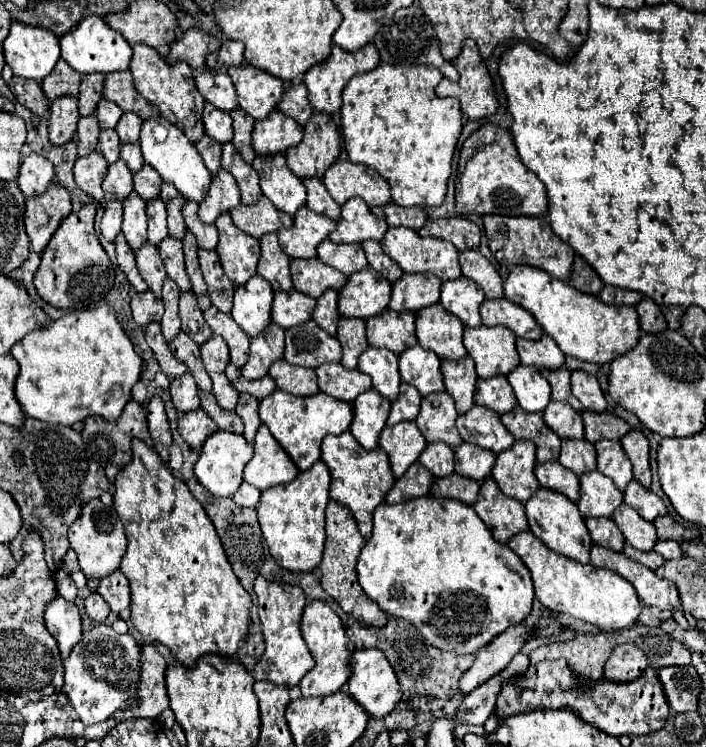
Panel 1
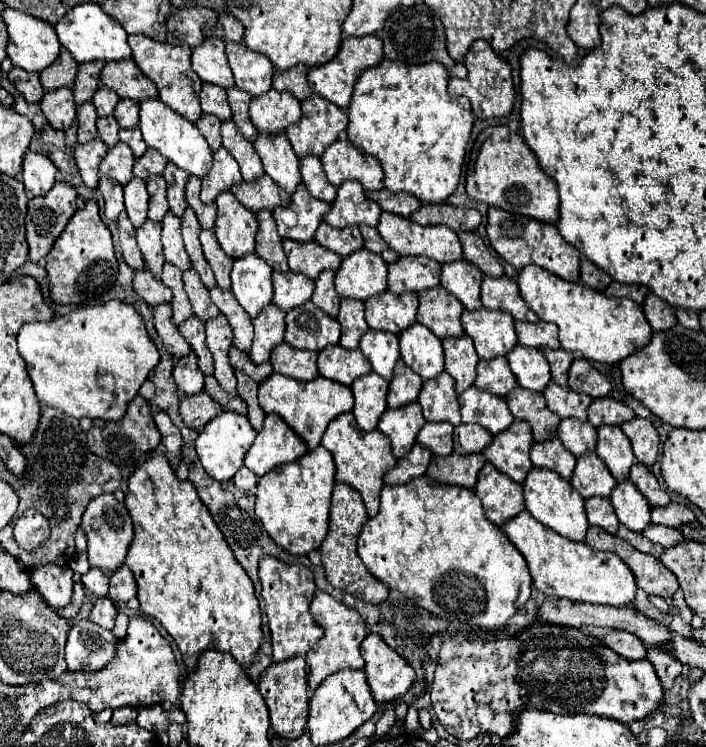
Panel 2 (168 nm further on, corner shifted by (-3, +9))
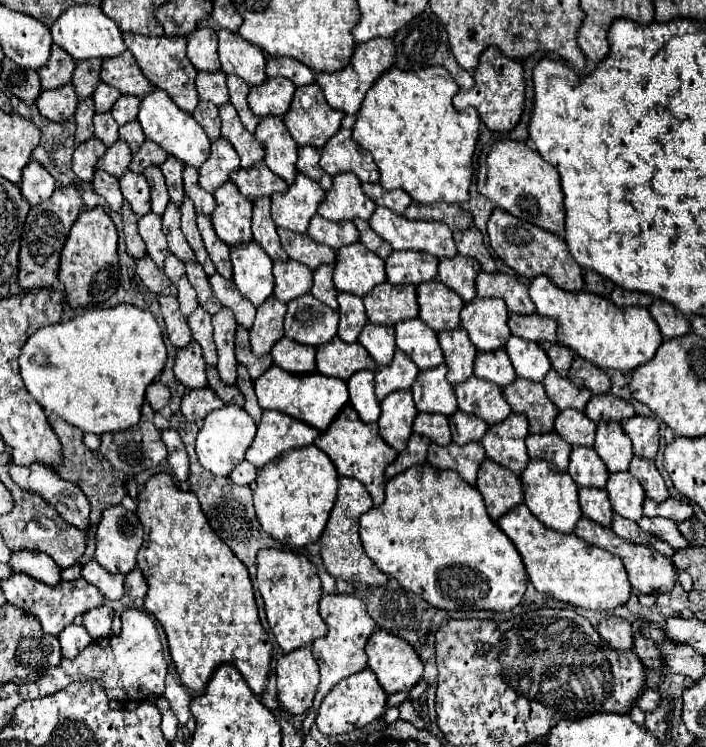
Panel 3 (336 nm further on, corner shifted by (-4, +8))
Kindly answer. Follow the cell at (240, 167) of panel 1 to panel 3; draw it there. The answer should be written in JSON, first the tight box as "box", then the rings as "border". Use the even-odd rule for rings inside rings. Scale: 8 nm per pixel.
{"box":[221,103,263,169],"border":[[[231,103],[221,109],[221,133],[235,147],[235,151],[239,153],[243,169],[251,169],[253,165],[263,161],[263,147],[243,127],[243,123],[239,121],[237,111]]]}

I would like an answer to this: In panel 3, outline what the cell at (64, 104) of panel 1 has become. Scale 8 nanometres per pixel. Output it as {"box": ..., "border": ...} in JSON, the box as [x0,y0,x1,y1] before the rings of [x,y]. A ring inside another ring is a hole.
{"box":[37,85,79,123],"border":[[[65,85],[59,89],[51,89],[51,91],[41,91],[41,97],[37,99],[37,107],[41,115],[55,123],[63,123],[71,119],[77,109],[77,103],[79,99],[77,99],[73,85]]]}

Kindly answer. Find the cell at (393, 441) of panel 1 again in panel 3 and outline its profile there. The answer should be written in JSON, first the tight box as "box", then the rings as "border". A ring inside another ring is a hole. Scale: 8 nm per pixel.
{"box":[379,393,417,453],"border":[[[391,393],[387,401],[381,401],[379,433],[395,451],[403,453],[407,449],[417,413],[411,393]]]}

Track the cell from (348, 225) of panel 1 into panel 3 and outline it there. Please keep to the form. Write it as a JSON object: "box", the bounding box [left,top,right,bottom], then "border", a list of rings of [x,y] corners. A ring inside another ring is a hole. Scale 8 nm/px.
{"box":[317,173,377,221],"border":[[[341,173],[333,177],[333,187],[317,213],[329,221],[353,221],[357,217],[369,221],[375,207],[377,205],[363,193],[359,177],[355,173]]]}

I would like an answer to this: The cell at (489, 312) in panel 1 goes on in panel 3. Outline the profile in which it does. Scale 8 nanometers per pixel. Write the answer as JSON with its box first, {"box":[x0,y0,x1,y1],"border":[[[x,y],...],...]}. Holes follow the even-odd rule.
{"box":[475,273,535,315],"border":[[[481,273],[475,281],[479,297],[499,297],[507,303],[509,313],[531,315],[535,313],[535,305],[529,299],[527,285],[521,283],[517,277],[505,273]]]}

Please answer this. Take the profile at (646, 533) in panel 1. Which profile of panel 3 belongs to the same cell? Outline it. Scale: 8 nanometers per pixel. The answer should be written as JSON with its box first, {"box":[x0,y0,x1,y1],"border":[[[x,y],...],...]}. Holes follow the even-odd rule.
{"box":[607,473,645,521],"border":[[[613,473],[607,481],[607,493],[613,505],[613,511],[625,519],[639,521],[643,517],[643,501],[645,501],[645,491],[639,485],[631,473]]]}

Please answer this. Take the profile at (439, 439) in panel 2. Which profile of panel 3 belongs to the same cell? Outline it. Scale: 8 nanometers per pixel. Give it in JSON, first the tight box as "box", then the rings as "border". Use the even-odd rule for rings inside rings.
{"box":[413,413,451,447],"border":[[[419,413],[413,423],[413,431],[417,435],[429,437],[433,443],[443,445],[443,447],[451,443],[449,421],[447,421],[447,417],[439,415],[439,413]]]}

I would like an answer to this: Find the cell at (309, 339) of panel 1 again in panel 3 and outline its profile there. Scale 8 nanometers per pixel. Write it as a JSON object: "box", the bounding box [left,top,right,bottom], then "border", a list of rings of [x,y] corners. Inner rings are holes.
{"box":[285,293,339,345],"border":[[[311,293],[287,303],[285,337],[303,345],[323,345],[337,335],[339,313],[323,305]]]}

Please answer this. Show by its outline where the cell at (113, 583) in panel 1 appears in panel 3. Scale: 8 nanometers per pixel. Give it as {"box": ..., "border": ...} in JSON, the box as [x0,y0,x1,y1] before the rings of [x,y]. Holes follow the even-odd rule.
{"box":[125,567,147,599],"border":[[[135,567],[131,573],[125,575],[125,595],[137,599],[137,597],[145,597],[147,593],[147,583],[145,583],[145,577],[143,573]]]}

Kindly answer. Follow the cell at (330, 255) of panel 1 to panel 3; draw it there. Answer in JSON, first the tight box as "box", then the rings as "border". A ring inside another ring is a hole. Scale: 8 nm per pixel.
{"box":[307,215,359,249],"border":[[[315,215],[311,219],[311,225],[307,229],[307,235],[317,241],[317,243],[323,243],[331,249],[341,249],[345,245],[351,245],[351,243],[357,243],[359,241],[359,231],[355,227],[353,221],[327,221],[325,217],[321,215]]]}

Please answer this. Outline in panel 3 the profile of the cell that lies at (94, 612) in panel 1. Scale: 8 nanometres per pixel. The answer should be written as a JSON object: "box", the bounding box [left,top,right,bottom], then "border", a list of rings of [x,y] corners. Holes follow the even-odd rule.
{"box":[83,605,115,639],"border":[[[101,605],[83,615],[83,627],[91,633],[93,639],[103,639],[111,635],[113,617],[115,617],[115,611],[109,605]]]}

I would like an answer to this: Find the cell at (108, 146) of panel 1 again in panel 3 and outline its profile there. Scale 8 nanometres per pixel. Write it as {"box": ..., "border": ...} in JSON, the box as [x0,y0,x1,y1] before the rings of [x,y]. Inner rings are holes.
{"box":[93,113,119,147],"border":[[[99,113],[99,115],[95,115],[93,125],[95,125],[95,137],[101,139],[107,147],[111,147],[119,139],[119,135],[117,135],[119,125],[115,123],[111,113]]]}

